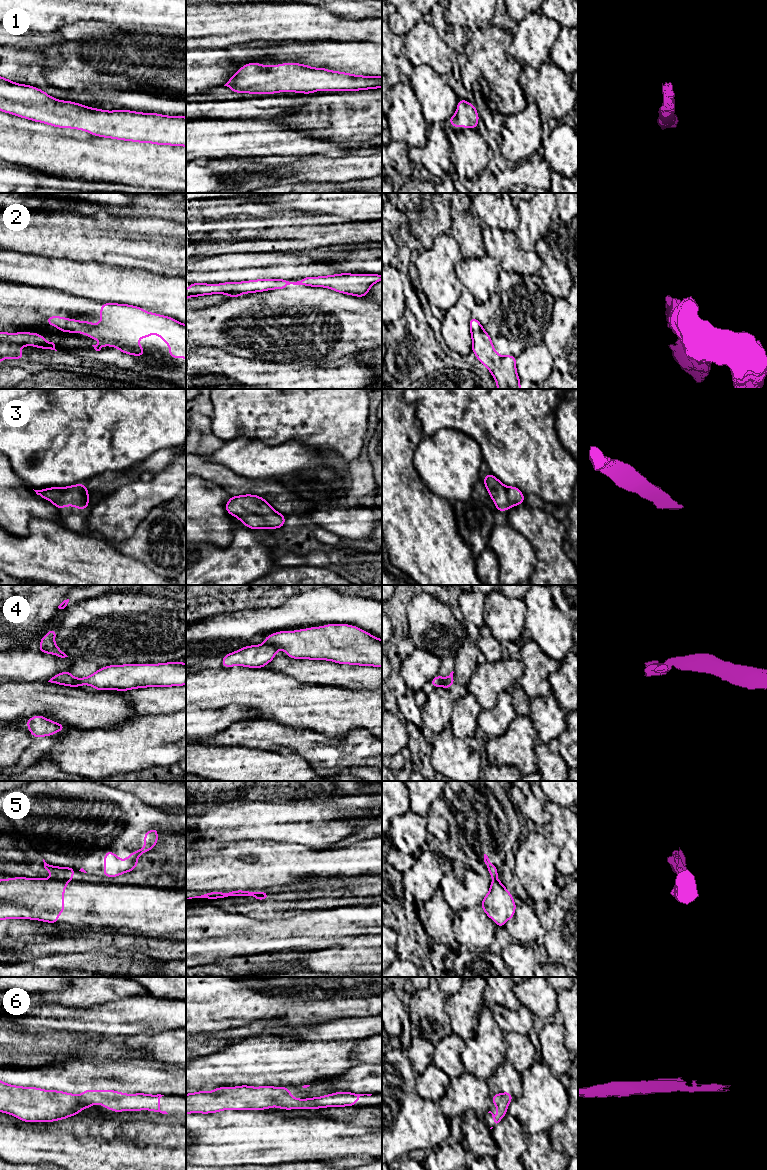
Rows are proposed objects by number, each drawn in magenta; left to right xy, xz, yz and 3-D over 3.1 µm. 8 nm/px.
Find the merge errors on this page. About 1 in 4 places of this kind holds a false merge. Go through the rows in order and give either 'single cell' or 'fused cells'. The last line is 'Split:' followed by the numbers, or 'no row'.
1: single cell
2: fused cells
3: single cell
4: fused cells
5: fused cells
6: single cell
Split: 2, 4, 5

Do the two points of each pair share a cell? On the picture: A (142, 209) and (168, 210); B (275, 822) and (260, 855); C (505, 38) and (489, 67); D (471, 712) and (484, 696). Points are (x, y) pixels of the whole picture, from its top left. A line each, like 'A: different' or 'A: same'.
A: same
B: different
C: same
D: different

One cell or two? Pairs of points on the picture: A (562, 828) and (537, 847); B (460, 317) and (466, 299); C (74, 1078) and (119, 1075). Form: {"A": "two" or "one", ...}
{"A": "two", "B": "one", "C": "one"}

